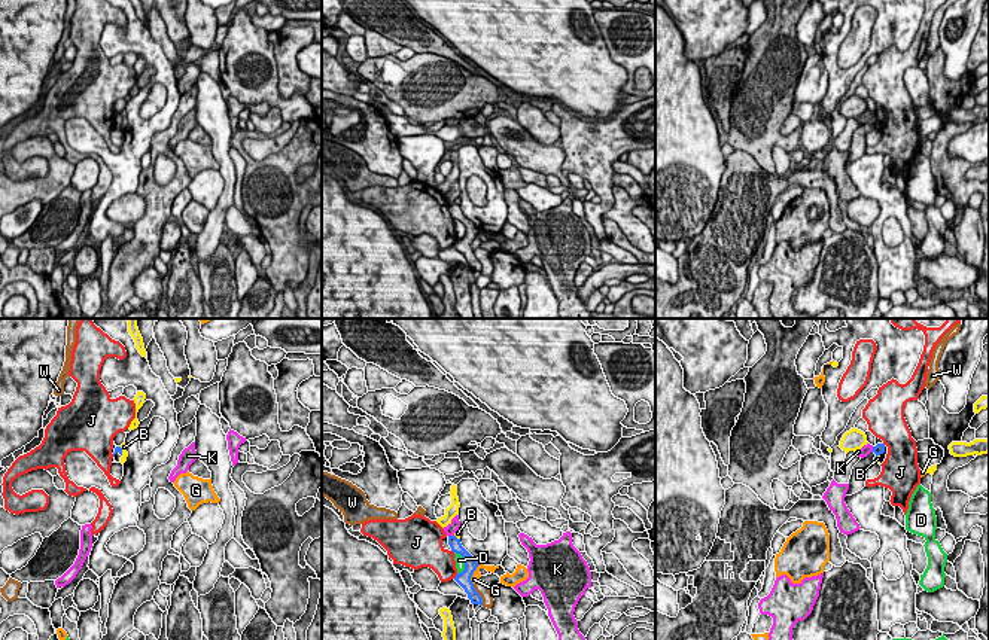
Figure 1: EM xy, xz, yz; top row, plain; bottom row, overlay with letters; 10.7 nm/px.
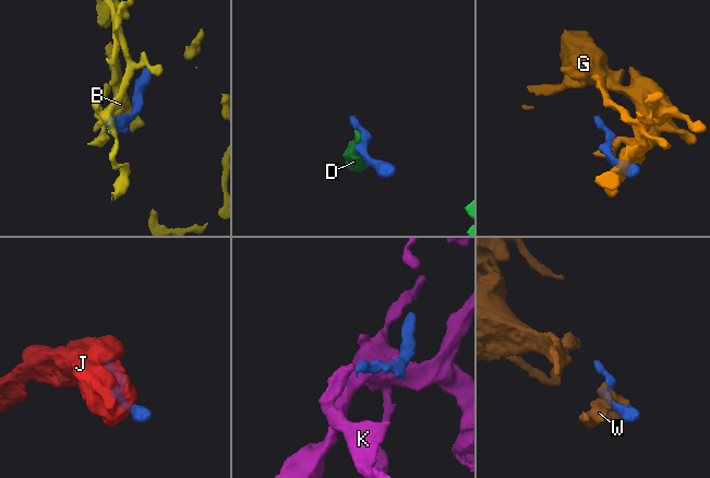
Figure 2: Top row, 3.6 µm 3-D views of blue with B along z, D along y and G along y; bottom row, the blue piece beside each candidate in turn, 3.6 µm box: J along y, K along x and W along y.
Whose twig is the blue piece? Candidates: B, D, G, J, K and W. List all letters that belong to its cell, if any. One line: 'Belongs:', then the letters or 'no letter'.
Belongs: no letter

